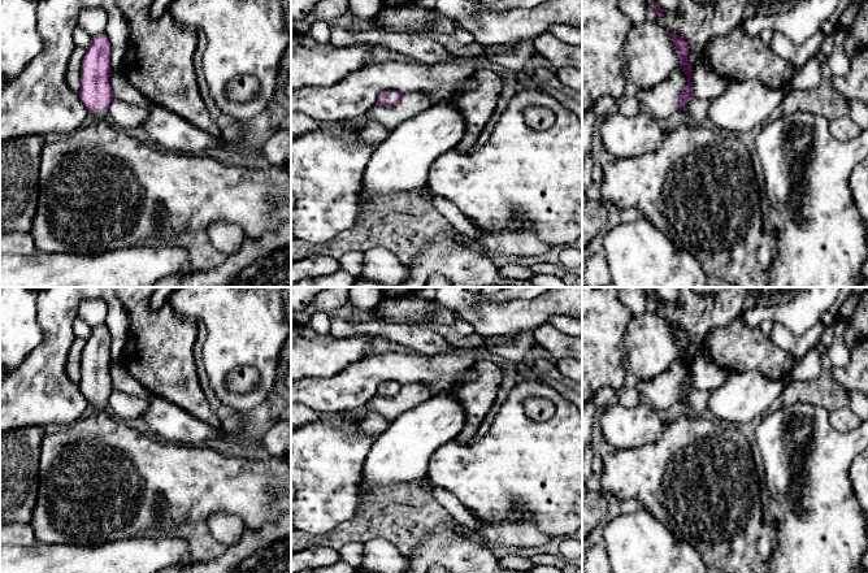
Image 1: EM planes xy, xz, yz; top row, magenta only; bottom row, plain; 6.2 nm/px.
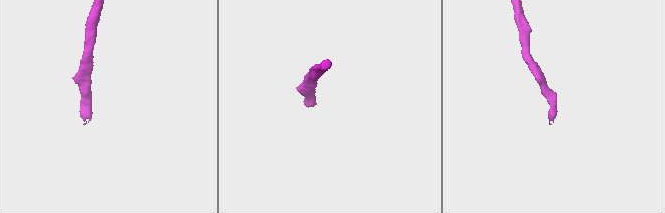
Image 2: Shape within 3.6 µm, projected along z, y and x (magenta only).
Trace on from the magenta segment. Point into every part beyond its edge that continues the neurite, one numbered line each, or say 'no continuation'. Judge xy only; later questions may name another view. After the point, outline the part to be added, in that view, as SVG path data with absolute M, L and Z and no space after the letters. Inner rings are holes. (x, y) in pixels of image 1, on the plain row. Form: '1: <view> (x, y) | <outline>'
1: xy (100, 480) | M103 398L94 399L83 418L45 434L42 440L40 485L30 524L38 542L99 546L127 537L164 537L186 521L207 521L213 513L235 515L251 530L291 513L291 465L285 457L260 461L227 457L205 444L179 444L144 435L116 418Z

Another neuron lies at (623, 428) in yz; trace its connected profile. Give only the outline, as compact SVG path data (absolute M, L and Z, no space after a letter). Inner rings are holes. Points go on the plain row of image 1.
M620 403L609 404L602 416L602 435L615 450L630 450L657 442L665 429L660 411L650 404L639 403L635 408L625 408Z

